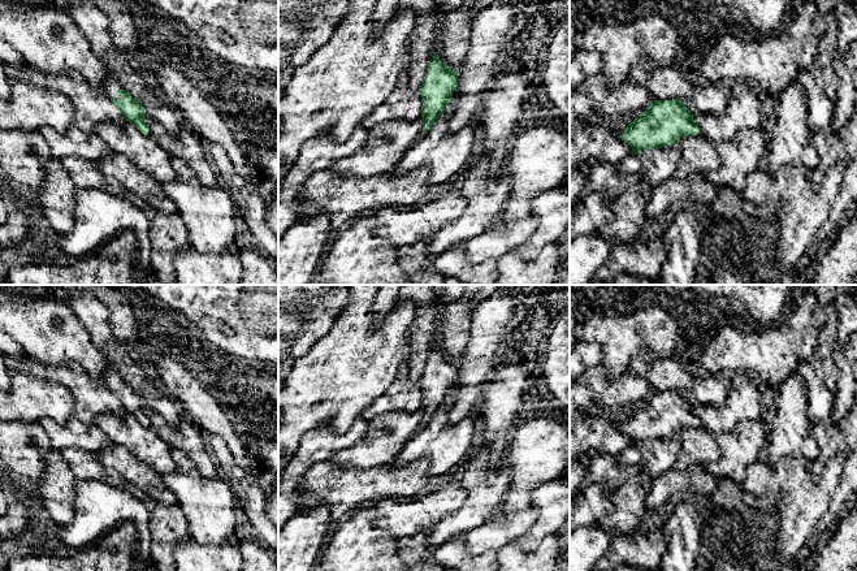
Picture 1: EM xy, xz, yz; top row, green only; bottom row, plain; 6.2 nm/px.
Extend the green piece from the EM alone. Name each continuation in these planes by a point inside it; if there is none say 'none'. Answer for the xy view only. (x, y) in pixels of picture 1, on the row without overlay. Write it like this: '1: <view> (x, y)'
1: xy (112, 376)

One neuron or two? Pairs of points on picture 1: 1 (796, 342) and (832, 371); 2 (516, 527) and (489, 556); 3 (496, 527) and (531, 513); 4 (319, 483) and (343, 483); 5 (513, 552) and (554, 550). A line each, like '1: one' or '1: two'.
1: two
2: two
3: one
4: one
5: one

